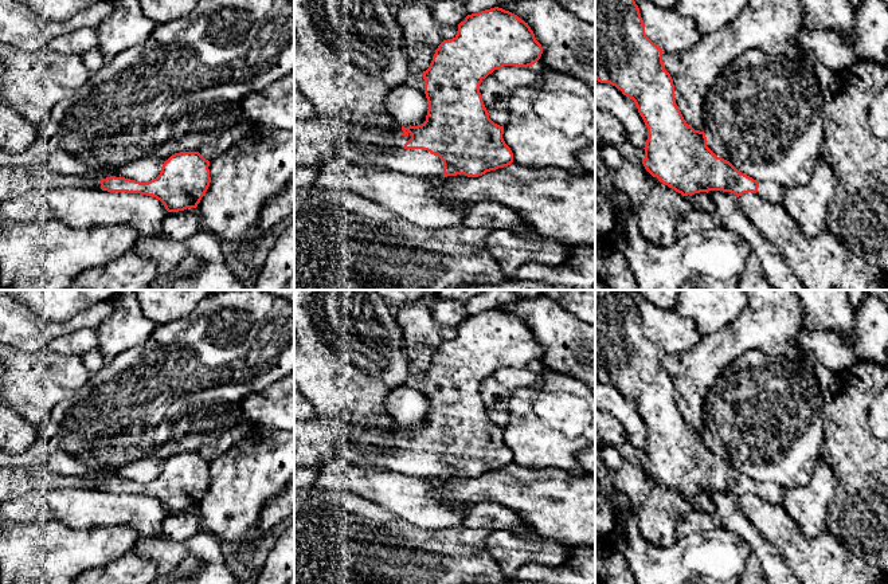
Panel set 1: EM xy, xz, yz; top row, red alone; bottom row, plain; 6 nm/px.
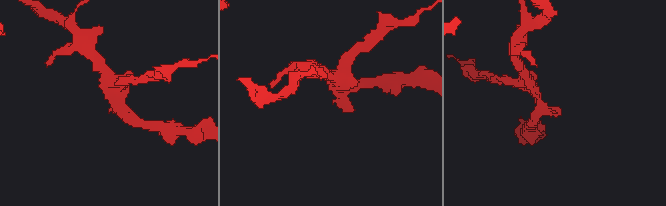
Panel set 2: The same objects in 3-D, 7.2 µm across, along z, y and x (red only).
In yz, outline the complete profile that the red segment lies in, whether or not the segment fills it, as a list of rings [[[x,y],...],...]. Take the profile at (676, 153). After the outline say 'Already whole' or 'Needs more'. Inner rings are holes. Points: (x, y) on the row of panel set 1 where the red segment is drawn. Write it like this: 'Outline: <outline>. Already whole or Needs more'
Outline: [[[595,0],[595,79],[601,83],[610,83],[631,98],[648,128],[645,144],[645,169],[657,177],[662,184],[681,193],[682,196],[709,191],[731,192],[738,197],[743,193],[756,193],[772,204],[783,203],[785,188],[774,181],[756,181],[738,171],[729,161],[717,157],[708,146],[704,132],[695,130],[684,119],[674,99],[674,85],[670,74],[662,62],[662,48],[654,44],[645,34],[645,24],[639,8],[634,0]]]. Needs more

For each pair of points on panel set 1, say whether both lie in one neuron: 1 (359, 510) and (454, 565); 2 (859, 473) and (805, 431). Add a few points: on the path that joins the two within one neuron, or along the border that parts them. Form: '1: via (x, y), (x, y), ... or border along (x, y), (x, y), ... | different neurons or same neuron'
1: via (380, 537), (407, 545), (435, 549) | same neuron
2: border along (821, 411), (822, 445), (820, 454) | different neurons

